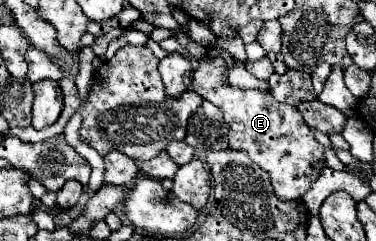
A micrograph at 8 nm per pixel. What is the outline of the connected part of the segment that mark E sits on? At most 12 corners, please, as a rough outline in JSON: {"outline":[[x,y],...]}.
{"outline":[[222,57],[192,89],[224,111],[230,149],[270,173],[282,201],[302,199],[324,147],[296,107],[224,85]]}

